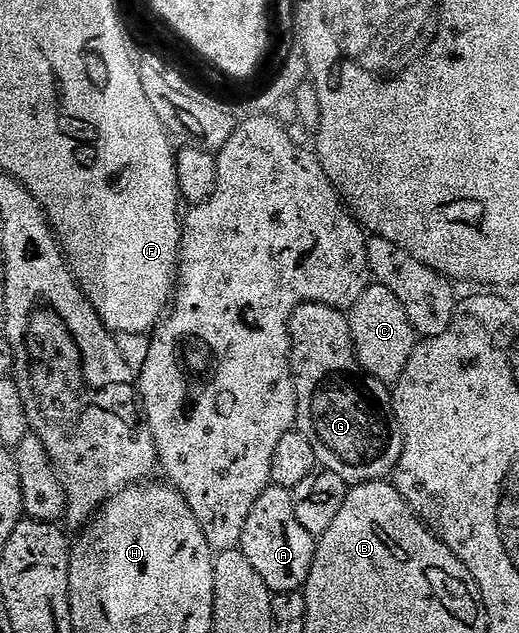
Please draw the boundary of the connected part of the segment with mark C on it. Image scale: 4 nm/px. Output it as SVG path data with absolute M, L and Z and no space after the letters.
M371 283L364 294L360 294L353 308L349 309L348 315L354 349L362 369L377 380L397 382L400 374L404 374L404 366L408 366L408 358L412 358L416 343L414 327L412 322L408 322L408 314L404 314L404 306L400 306L400 298L396 298L392 290Z

